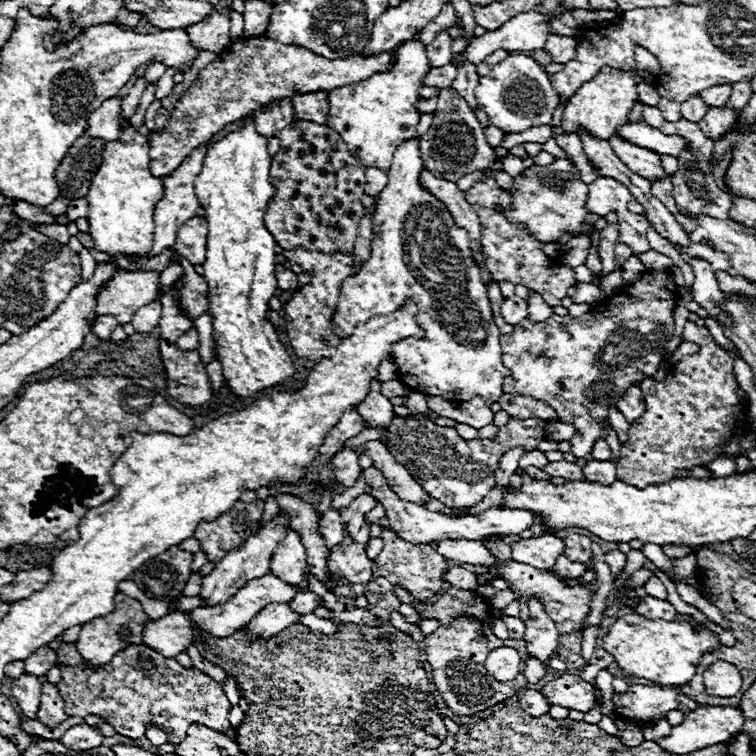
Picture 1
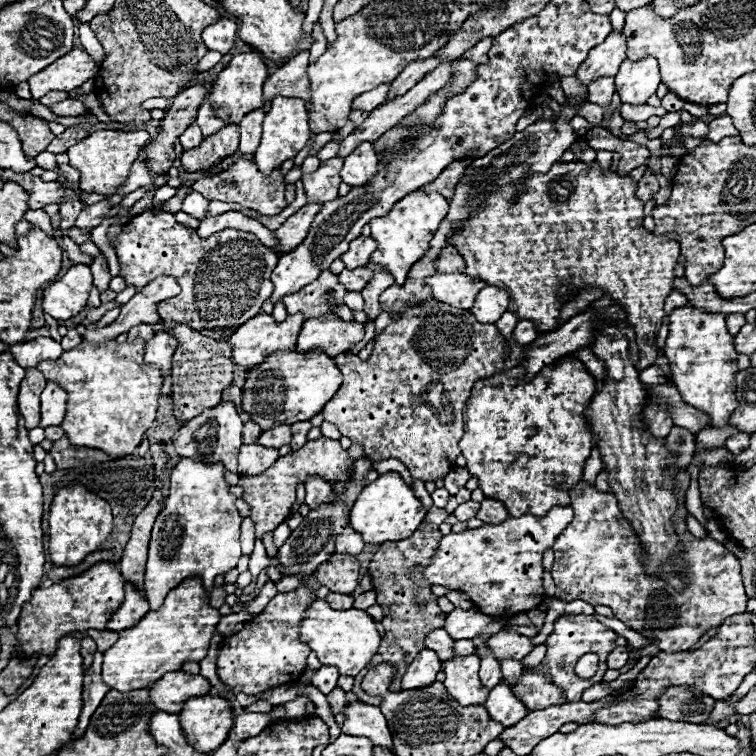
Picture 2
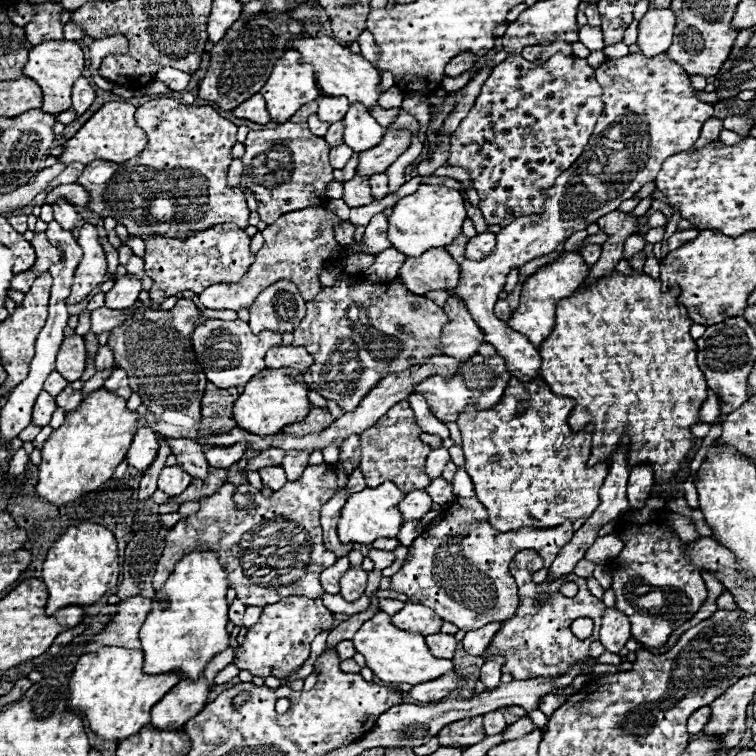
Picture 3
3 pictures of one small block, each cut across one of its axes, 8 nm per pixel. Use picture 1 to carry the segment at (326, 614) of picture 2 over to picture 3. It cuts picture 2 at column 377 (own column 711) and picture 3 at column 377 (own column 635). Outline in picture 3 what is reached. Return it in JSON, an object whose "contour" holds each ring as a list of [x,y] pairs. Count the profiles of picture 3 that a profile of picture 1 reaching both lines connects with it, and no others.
{"contour":[[[378,612],[374,618],[366,620],[362,628],[352,638],[356,644],[356,652],[366,656],[366,666],[384,682],[392,684],[418,684],[418,682],[430,682],[434,678],[440,678],[442,674],[450,672],[452,660],[446,658],[434,658],[426,646],[426,638],[422,634],[414,634],[408,630],[400,630],[390,622],[390,616],[384,612]]]}

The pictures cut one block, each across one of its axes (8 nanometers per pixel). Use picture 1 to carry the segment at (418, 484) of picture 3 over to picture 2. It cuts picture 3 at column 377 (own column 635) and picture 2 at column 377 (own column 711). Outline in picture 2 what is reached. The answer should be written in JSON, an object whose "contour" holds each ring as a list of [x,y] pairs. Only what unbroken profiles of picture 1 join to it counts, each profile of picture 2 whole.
{"contour":[[[426,300],[422,302],[420,306],[416,308],[410,308],[410,310],[418,310],[418,316],[412,316],[412,318],[406,318],[406,314],[400,316],[400,320],[392,322],[388,328],[384,328],[376,340],[374,340],[374,348],[372,348],[372,354],[368,360],[360,360],[356,354],[350,354],[350,352],[344,352],[344,354],[338,354],[334,358],[336,366],[340,368],[340,372],[344,374],[344,382],[340,386],[340,390],[334,394],[334,398],[322,408],[322,416],[326,422],[334,424],[342,436],[348,436],[352,442],[360,444],[362,450],[364,450],[364,456],[378,462],[378,460],[388,460],[388,458],[396,458],[400,460],[412,474],[414,480],[436,480],[436,478],[444,478],[452,468],[454,468],[454,460],[456,456],[460,456],[460,448],[458,448],[458,440],[462,438],[464,434],[464,418],[462,418],[462,410],[464,410],[464,402],[470,398],[470,390],[474,386],[474,382],[482,380],[482,378],[490,378],[494,376],[498,370],[502,370],[504,366],[504,338],[502,334],[498,334],[498,328],[494,324],[480,324],[470,310],[458,310],[458,308],[452,308],[452,306],[446,306],[438,300]]]}

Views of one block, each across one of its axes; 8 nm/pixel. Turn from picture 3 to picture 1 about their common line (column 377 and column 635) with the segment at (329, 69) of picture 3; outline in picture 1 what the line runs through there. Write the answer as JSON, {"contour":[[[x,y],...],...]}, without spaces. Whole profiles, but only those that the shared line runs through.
{"contour":[[[602,66],[600,72],[596,74],[596,78],[582,84],[576,90],[576,94],[570,98],[568,106],[564,108],[564,124],[562,124],[564,132],[576,132],[578,124],[582,124],[596,138],[608,140],[614,134],[616,126],[628,120],[628,112],[638,102],[636,86],[640,82],[644,82],[644,76],[640,76],[638,70],[622,70],[622,68]]]}

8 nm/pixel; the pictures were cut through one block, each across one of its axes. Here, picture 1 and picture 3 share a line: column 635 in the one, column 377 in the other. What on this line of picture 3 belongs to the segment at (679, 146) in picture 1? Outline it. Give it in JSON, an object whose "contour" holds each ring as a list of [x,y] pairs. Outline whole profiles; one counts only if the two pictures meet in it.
{"contour":[[[362,104],[350,106],[344,116],[344,144],[348,144],[354,152],[368,150],[382,142],[384,128],[370,116],[370,112]]]}

